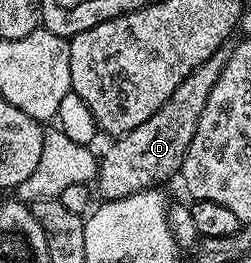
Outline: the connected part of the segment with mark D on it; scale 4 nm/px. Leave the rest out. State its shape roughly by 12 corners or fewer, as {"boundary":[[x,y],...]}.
{"boundary":[[212,54],[101,153],[96,192],[119,200],[181,173],[226,65]]}

